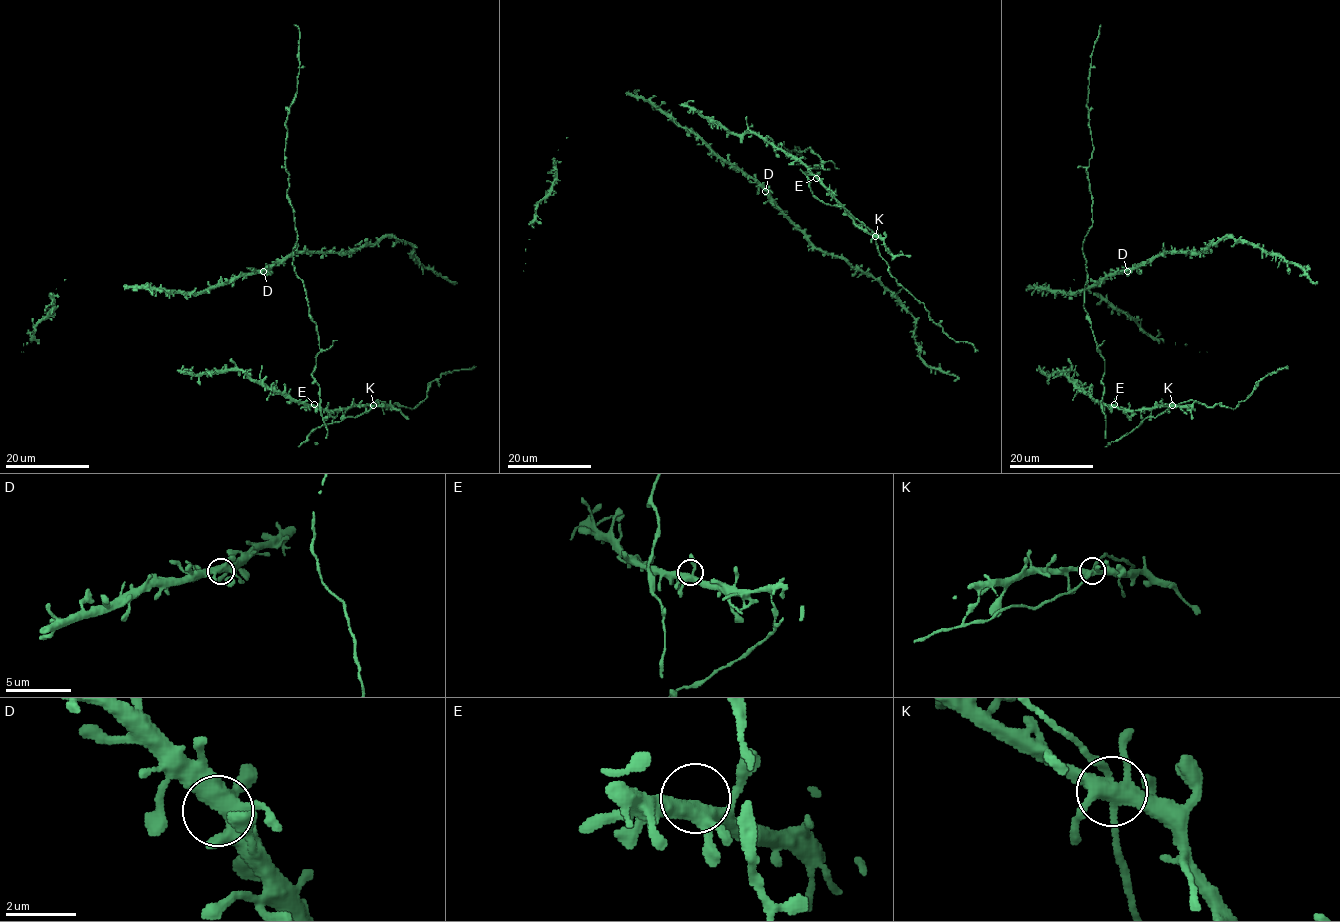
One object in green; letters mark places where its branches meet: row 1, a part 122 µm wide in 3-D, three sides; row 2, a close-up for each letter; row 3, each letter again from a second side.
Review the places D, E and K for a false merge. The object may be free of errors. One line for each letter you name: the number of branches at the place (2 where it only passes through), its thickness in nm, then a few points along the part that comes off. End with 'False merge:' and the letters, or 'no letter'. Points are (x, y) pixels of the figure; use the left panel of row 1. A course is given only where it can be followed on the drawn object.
False merge: no letter

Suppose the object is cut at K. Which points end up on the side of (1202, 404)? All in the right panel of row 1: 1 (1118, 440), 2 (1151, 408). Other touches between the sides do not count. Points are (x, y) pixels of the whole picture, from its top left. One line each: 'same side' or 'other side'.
1: same side
2: other side

